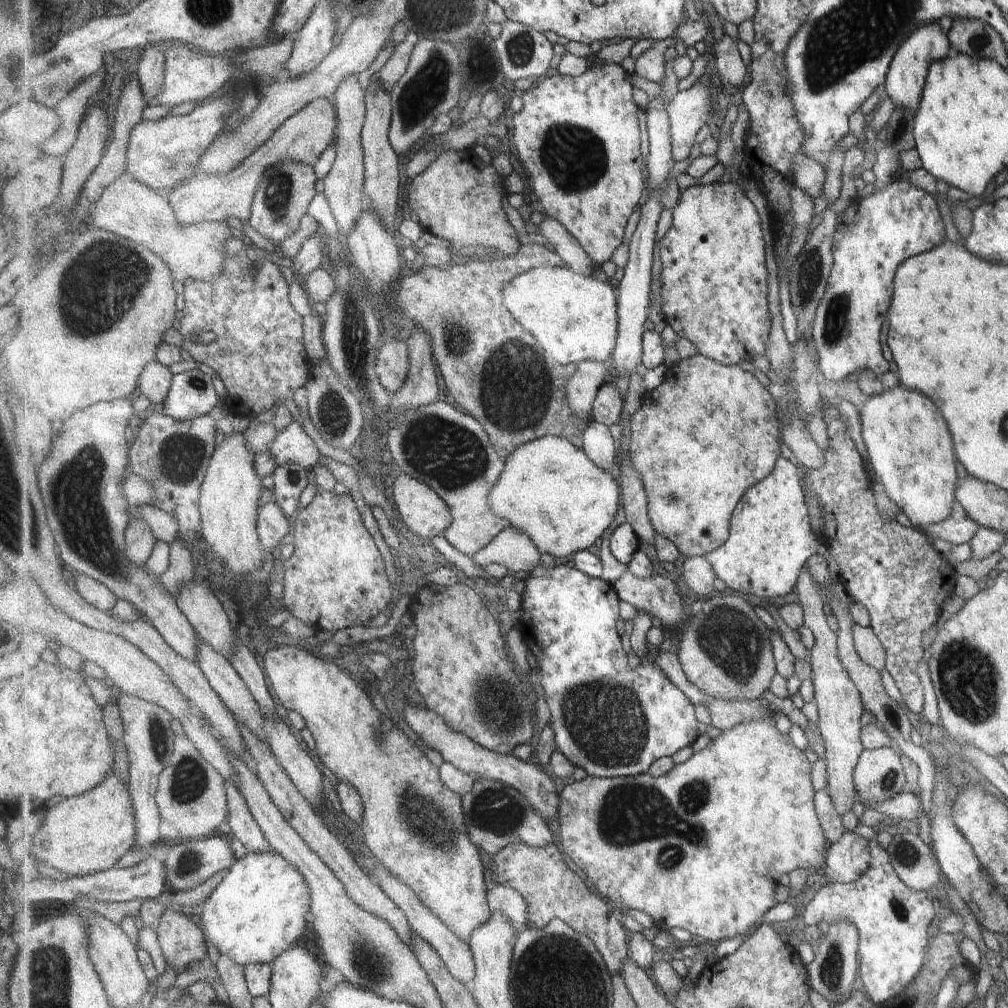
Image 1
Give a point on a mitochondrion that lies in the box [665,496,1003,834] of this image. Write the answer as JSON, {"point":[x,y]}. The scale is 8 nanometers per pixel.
{"point":[965,673]}

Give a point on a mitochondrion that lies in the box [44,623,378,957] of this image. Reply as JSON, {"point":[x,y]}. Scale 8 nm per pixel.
{"point":[189,778]}

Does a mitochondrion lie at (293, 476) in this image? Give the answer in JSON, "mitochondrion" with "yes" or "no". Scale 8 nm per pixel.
{"mitochondrion":"no"}

